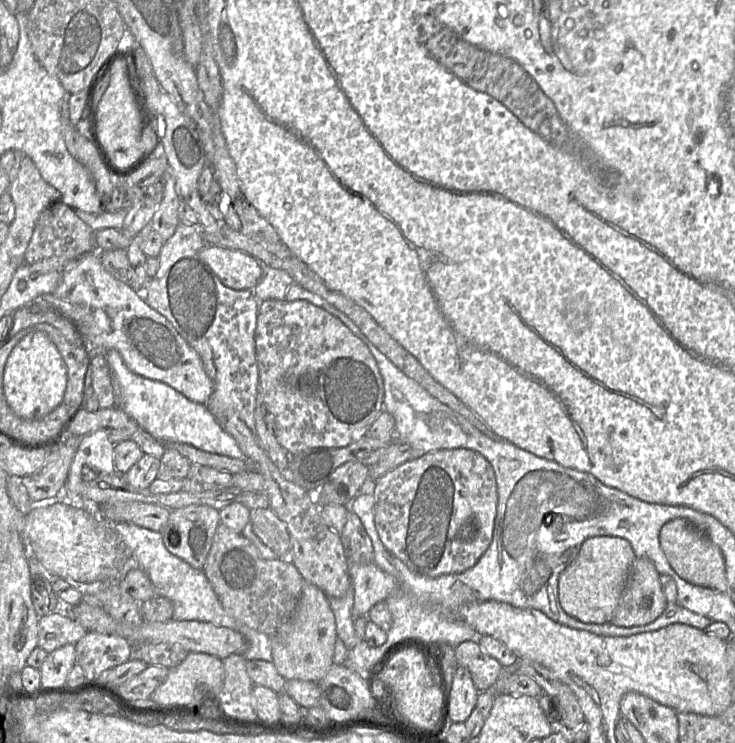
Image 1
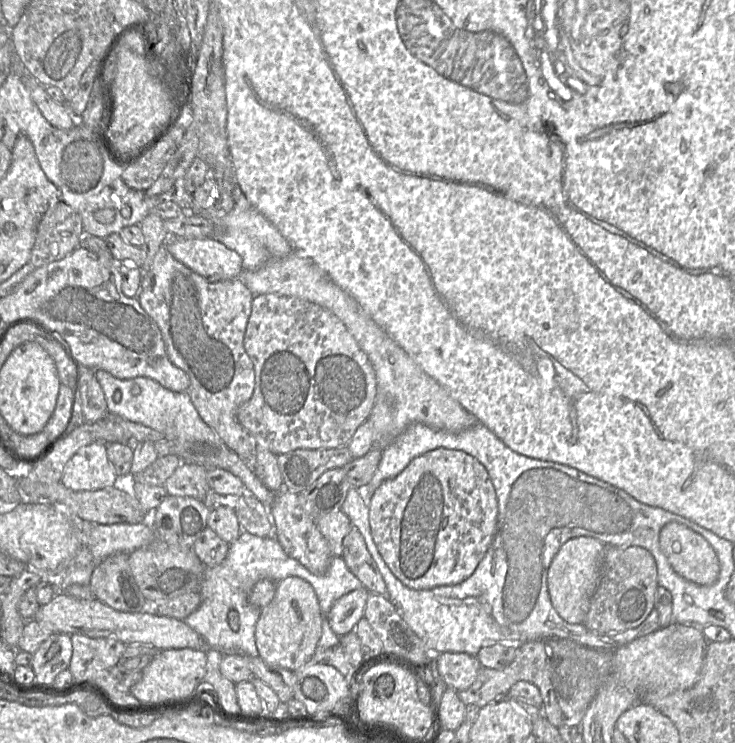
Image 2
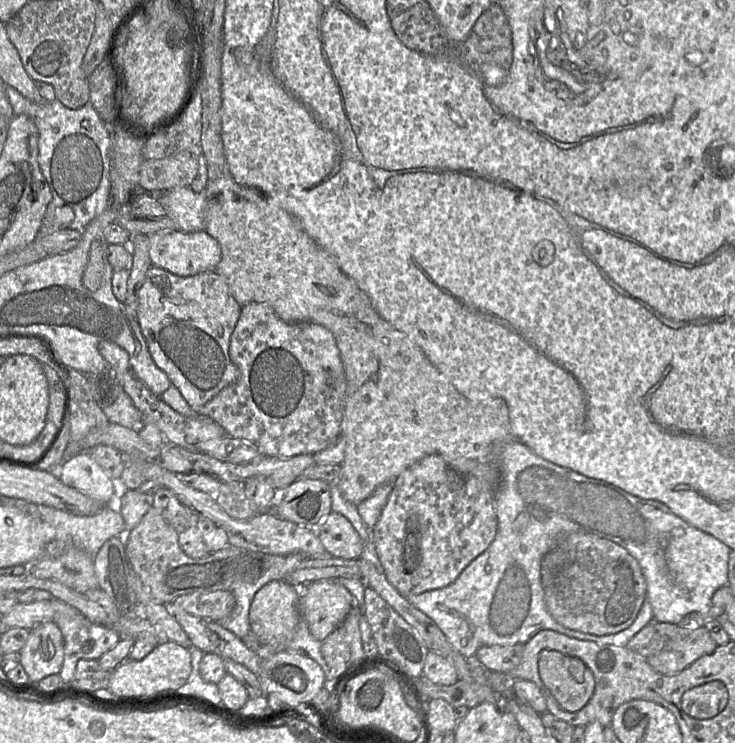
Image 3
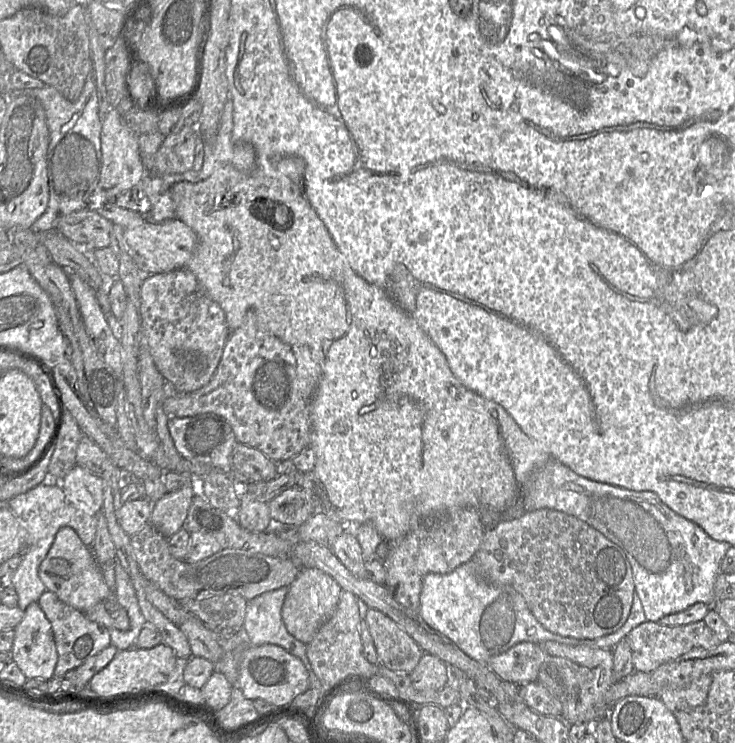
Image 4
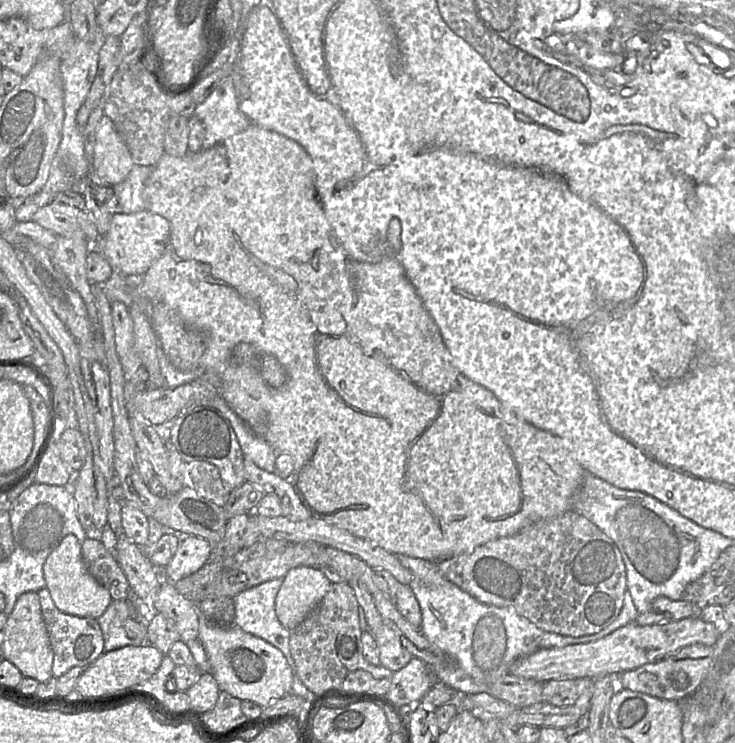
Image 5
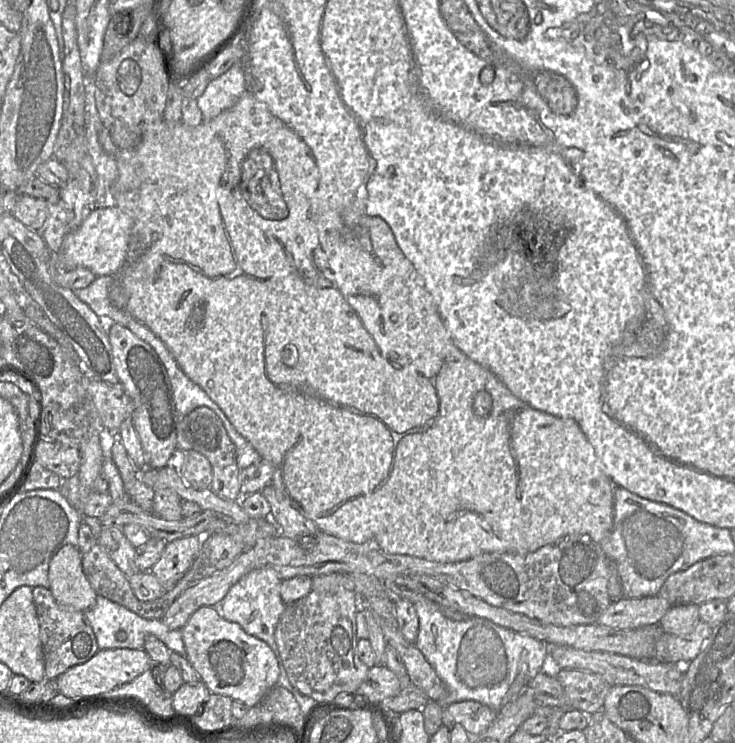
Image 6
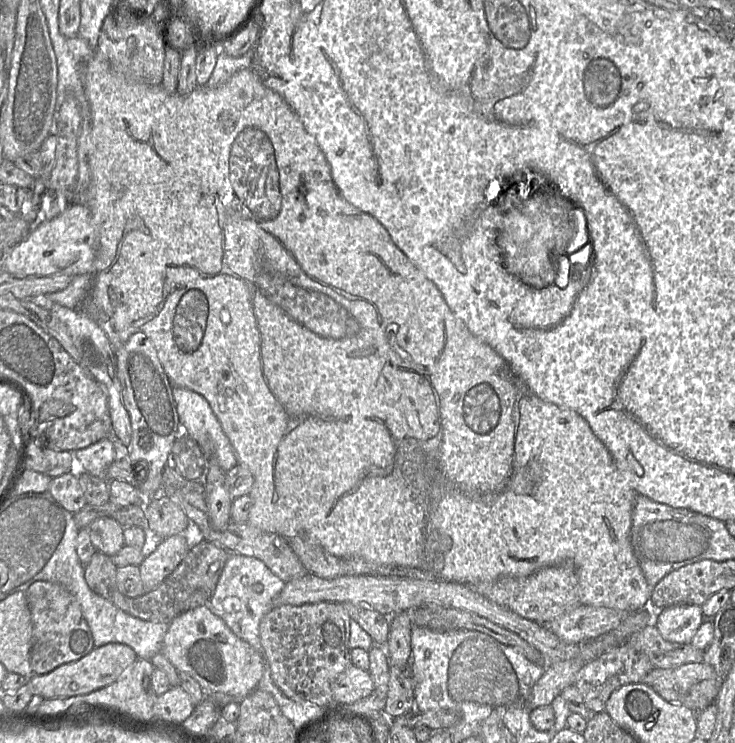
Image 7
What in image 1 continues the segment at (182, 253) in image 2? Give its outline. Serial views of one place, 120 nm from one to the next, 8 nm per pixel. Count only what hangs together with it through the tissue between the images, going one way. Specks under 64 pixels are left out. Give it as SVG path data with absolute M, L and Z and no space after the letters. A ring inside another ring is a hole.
M207 244L200 258L231 289L253 290L262 277L259 261L243 251Z

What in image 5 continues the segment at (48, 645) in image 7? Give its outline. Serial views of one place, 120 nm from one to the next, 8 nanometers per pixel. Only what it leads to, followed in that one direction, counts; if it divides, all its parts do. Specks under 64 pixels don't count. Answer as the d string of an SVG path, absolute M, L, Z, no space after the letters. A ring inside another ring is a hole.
M46 587L38 591L38 596L54 654L52 666L53 677L59 678L73 667L88 666L105 652L104 638L97 619L78 617L60 611Z

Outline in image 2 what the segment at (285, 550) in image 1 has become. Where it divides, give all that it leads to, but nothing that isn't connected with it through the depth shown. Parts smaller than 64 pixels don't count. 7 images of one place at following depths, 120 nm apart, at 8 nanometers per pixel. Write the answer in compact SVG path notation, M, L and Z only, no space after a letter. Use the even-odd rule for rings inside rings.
M248 492L226 495L219 505L231 507L242 530L255 536L274 536L274 526L268 508Z

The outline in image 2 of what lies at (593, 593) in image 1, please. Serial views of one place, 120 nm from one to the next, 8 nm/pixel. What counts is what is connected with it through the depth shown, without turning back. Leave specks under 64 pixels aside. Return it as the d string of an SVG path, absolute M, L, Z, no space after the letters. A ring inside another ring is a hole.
M579 536L565 542L553 558L547 573L551 603L567 622L583 624L591 597L600 577L601 558L605 544L590 536Z

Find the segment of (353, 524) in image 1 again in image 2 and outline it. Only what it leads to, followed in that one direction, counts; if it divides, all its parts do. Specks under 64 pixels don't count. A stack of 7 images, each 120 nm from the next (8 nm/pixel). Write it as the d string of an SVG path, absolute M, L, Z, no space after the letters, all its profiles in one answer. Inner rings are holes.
M352 525L343 541L343 560L370 593L387 596L384 579L359 530Z

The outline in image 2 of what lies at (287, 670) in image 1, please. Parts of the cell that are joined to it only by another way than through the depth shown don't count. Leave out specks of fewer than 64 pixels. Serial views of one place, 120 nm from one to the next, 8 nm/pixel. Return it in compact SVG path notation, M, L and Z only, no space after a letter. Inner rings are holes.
M289 576L277 582L273 600L261 610L255 640L259 656L271 666L295 671L312 661L322 635L324 616L313 587L305 580Z

